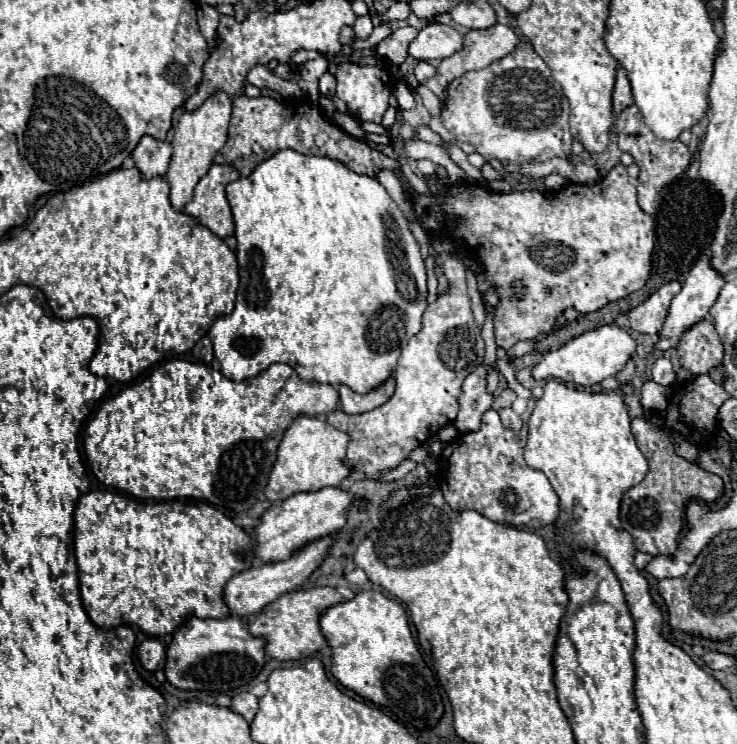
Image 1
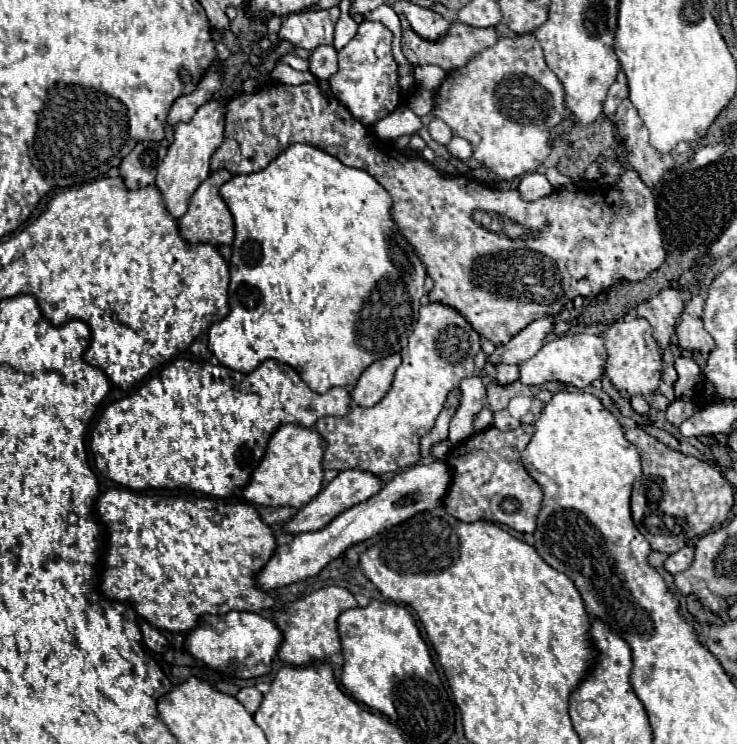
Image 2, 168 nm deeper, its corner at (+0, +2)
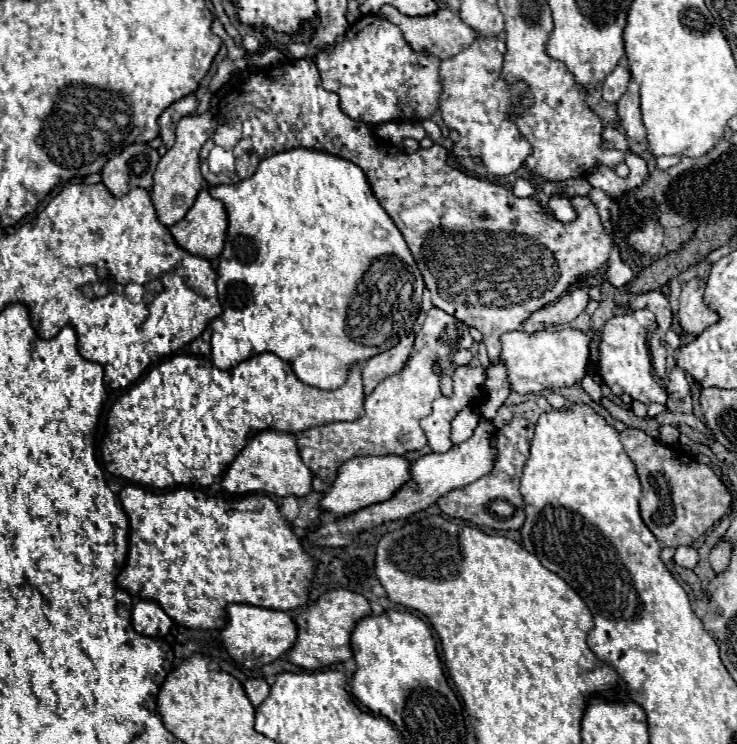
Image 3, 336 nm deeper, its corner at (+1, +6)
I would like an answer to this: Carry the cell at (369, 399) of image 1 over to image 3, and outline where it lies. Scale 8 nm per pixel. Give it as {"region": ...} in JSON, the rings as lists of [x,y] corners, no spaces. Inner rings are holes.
{"region":[[[420,310],[412,330],[400,340],[398,345],[394,345],[392,349],[368,359],[362,365],[362,379],[364,379],[364,393],[366,395],[370,395],[374,391],[374,387],[378,383],[382,383],[388,375],[394,375],[394,373],[402,371],[402,367],[404,367],[404,363],[410,355],[410,349],[412,349],[416,334],[421,330],[425,317],[426,313]]]}

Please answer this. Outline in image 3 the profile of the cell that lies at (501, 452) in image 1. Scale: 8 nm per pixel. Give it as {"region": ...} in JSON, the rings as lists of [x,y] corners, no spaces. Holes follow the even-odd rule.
{"region":[[[514,417],[496,435],[494,447],[498,453],[496,453],[492,471],[478,481],[474,481],[466,487],[454,489],[448,495],[440,497],[438,507],[450,517],[464,519],[478,527],[490,527],[496,531],[520,529],[520,525],[524,525],[524,497],[520,495],[518,485],[520,485],[520,477],[522,477],[524,461],[528,457],[532,437],[534,437],[534,423],[530,423],[528,419],[522,419],[522,417]]]}

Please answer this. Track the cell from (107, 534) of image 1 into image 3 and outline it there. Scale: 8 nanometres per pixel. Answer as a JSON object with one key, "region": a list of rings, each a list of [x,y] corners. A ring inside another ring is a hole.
{"region":[[[128,485],[120,491],[120,503],[130,523],[130,545],[126,565],[116,577],[116,585],[132,597],[140,595],[140,599],[156,601],[178,625],[190,629],[220,629],[224,625],[224,609],[230,603],[290,611],[308,601],[314,561],[302,549],[290,523],[280,515],[268,495],[224,499],[188,487],[146,491],[138,485]]]}

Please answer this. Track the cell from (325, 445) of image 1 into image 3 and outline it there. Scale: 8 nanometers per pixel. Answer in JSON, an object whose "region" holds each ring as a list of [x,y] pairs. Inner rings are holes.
{"region":[[[266,429],[258,433],[246,449],[230,465],[228,473],[222,479],[222,487],[232,495],[250,495],[250,493],[268,493],[278,497],[306,497],[312,491],[312,471],[304,465],[300,451],[296,447],[296,435]]]}

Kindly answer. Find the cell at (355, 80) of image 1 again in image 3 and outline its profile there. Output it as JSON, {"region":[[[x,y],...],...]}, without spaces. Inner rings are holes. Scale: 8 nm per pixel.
{"region":[[[364,15],[348,27],[342,43],[338,43],[330,53],[322,51],[316,55],[316,67],[320,71],[324,89],[334,91],[340,97],[340,107],[348,117],[368,125],[396,119],[428,119],[438,109],[438,97],[442,89],[438,77],[438,61],[440,59],[428,57],[426,53],[414,53],[404,41],[400,29],[378,15]]]}

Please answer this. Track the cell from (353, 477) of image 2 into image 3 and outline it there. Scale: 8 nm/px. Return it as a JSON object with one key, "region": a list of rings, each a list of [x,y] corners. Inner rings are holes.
{"region":[[[384,455],[384,457],[354,457],[352,461],[346,461],[330,485],[328,493],[324,493],[320,501],[320,509],[330,511],[338,517],[354,513],[362,507],[368,507],[372,503],[380,503],[390,499],[402,483],[410,479],[410,463],[406,457],[396,457],[396,455]]]}

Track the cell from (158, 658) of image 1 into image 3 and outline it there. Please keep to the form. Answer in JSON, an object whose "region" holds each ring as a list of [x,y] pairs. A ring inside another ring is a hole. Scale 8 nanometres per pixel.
{"region":[[[138,601],[132,613],[134,629],[146,637],[164,637],[172,627],[172,619],[160,609],[156,601]]]}

